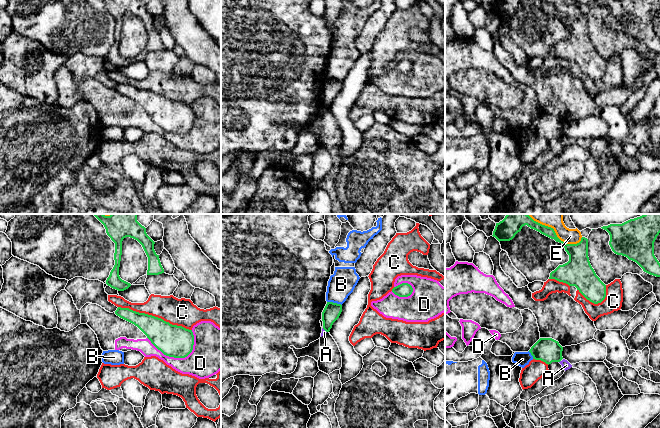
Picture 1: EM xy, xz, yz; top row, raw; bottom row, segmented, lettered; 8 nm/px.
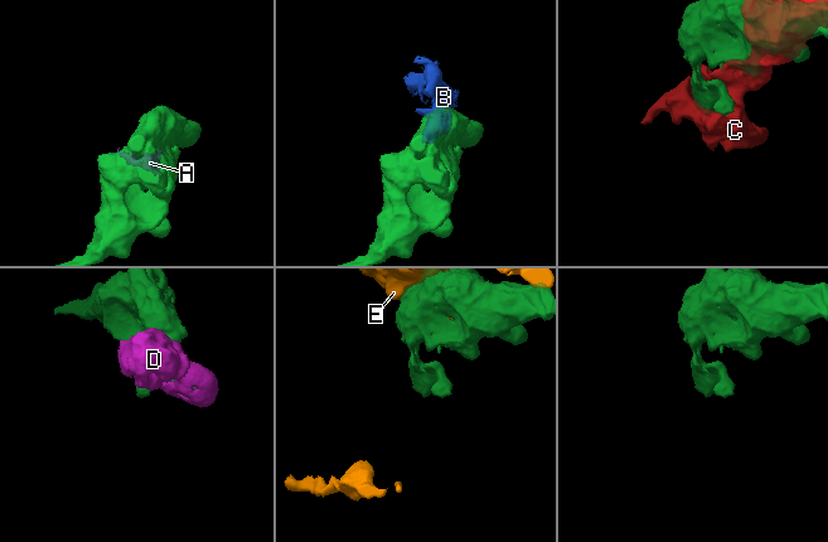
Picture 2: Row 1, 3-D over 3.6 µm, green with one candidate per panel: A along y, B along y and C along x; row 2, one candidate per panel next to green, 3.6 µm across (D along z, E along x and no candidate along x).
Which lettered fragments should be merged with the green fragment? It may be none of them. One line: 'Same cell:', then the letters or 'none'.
Same cell: none

